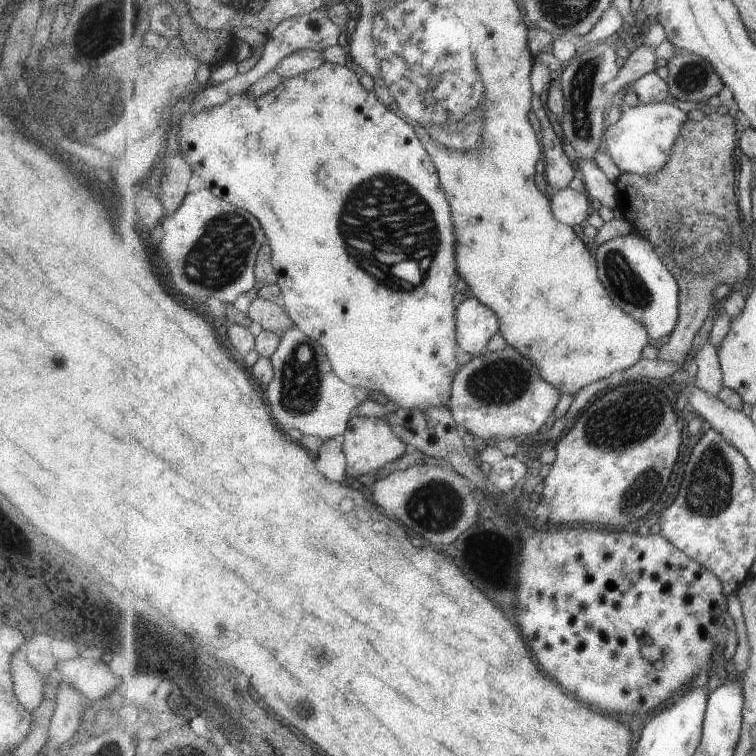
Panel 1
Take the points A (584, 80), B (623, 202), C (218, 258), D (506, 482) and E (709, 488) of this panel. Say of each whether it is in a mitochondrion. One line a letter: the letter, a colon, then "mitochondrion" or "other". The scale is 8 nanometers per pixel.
A: mitochondrion
B: other
C: mitochondrion
D: other
E: mitochondrion

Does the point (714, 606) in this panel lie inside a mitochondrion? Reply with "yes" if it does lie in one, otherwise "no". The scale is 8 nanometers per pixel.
no

